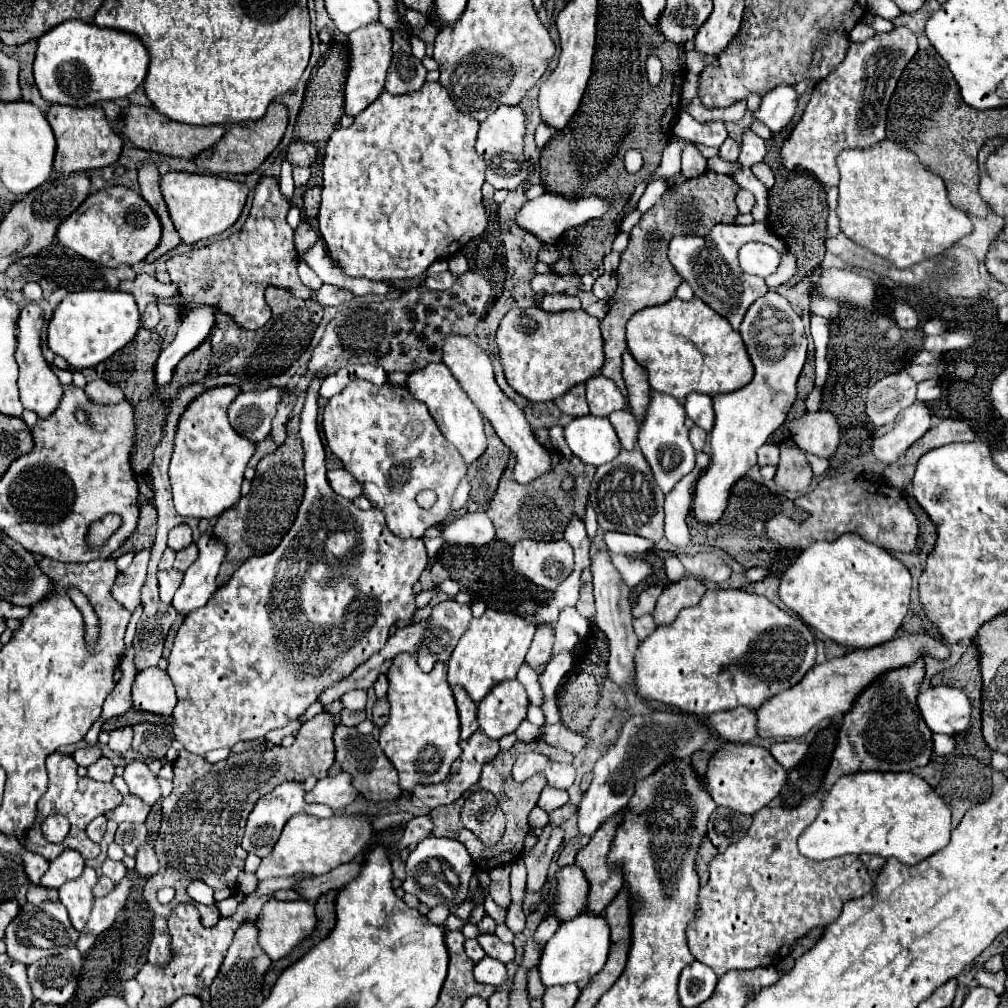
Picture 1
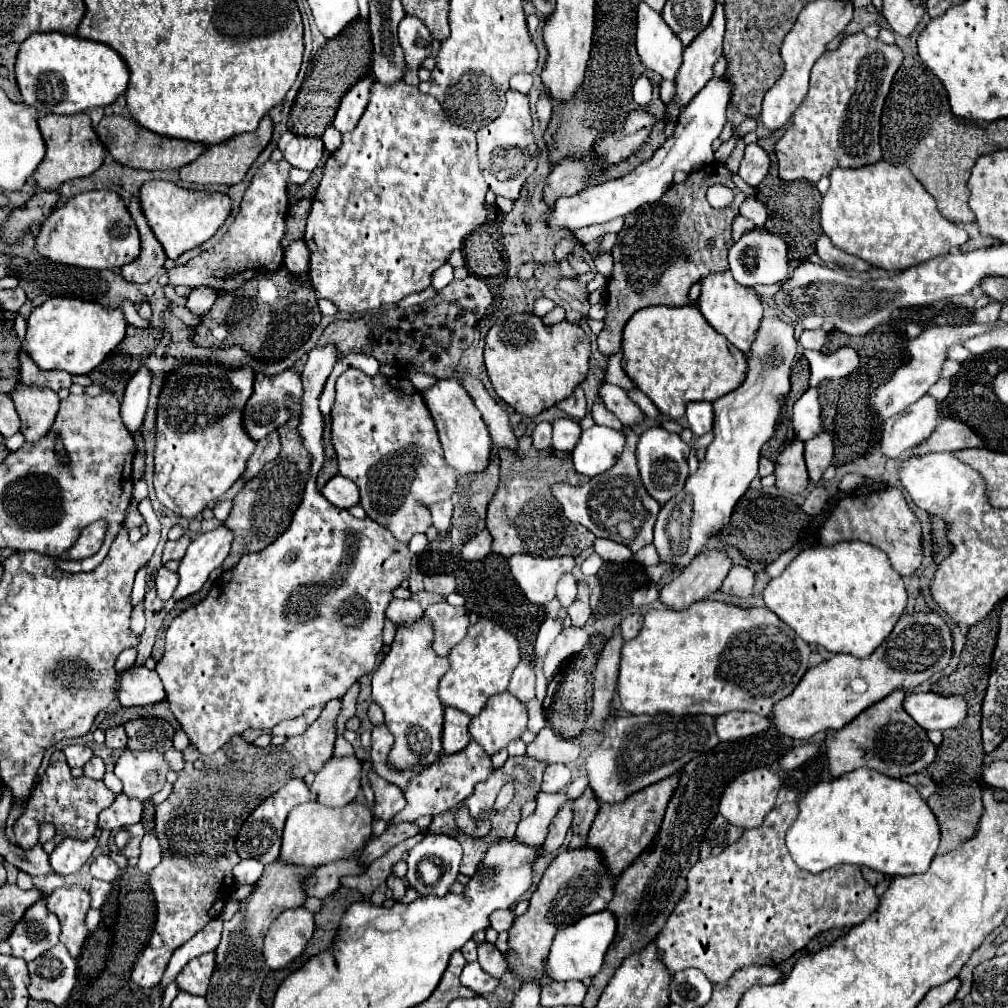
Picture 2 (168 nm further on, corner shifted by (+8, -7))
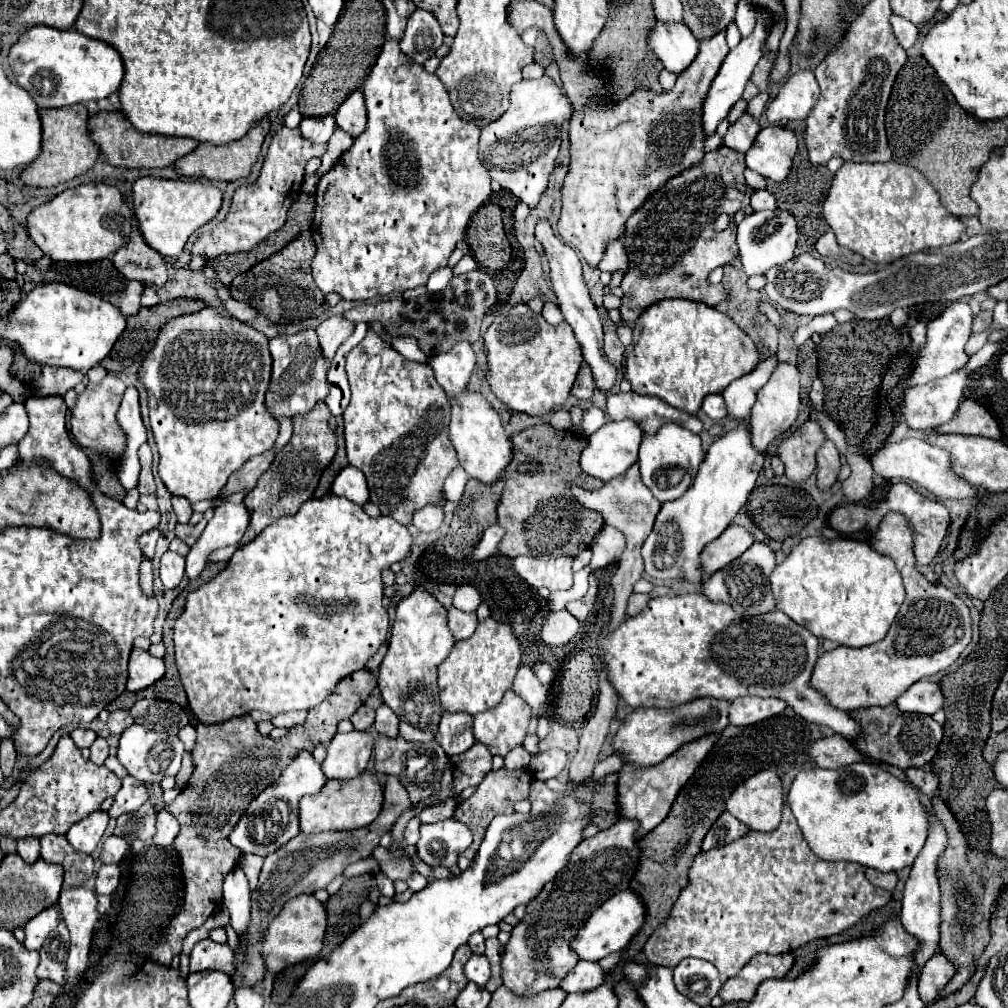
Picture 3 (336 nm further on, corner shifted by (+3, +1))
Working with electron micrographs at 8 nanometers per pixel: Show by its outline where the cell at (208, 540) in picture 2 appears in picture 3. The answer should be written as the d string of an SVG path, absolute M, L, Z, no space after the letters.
M224 503L214 511L214 517L208 521L206 529L198 537L198 541L190 547L190 553L186 555L186 577L196 579L204 567L208 565L208 557L212 551L236 545L246 527L248 527L250 515L246 507L240 503Z

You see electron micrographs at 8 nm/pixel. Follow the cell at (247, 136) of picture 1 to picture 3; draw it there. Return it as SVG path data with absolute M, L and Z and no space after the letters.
M264 117L260 123L256 123L256 127L252 127L252 131L248 131L248 135L244 135L244 139L238 139L236 143L228 143L224 147L214 147L210 143L200 143L196 147L196 151L192 151L190 155L178 159L174 163L174 169L178 175L186 175L186 177L206 177L210 181L234 181L234 179L242 179L250 175L252 165L258 159L262 141L266 137L266 133L270 131L270 119Z

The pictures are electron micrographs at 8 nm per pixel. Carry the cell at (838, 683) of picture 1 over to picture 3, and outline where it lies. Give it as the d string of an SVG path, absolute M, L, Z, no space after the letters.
M888 513L880 523L876 537L870 545L892 557L902 573L906 599L888 631L888 635L870 647L836 647L824 653L812 671L812 689L816 689L828 703L842 711L854 711L860 707L886 707L896 701L912 683L936 675L952 665L966 649L972 637L970 611L962 599L942 585L932 585L914 567L912 531L908 519L900 513Z

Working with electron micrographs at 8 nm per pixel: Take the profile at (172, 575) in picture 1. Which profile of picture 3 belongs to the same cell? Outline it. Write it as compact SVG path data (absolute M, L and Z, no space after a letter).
M166 551L160 561L160 579L166 589L176 589L184 577L184 557Z

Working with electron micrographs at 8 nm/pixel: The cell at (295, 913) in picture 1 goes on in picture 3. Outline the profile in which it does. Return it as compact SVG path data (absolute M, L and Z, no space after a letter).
M298 895L290 899L282 911L272 919L262 945L262 955L266 959L266 969L270 973L280 973L284 967L300 963L302 959L314 957L322 949L322 939L326 931L326 911L324 905L314 895Z

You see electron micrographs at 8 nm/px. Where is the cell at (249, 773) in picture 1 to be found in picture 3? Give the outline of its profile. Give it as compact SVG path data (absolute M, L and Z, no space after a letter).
M362 669L356 671L356 675L348 675L348 679L342 679L340 685L336 685L336 691L324 699L324 703L308 711L306 723L288 729L288 733L280 739L262 735L250 715L230 719L228 723L220 725L196 725L198 739L192 751L194 773L184 791L170 805L166 805L166 811L170 811L180 823L180 833L172 847L180 857L184 903L180 913L168 923L150 951L148 959L152 959L152 963L170 967L172 959L182 951L184 935L202 927L206 919L220 909L224 877L236 867L242 855L242 851L230 843L228 835L234 831L252 799L270 787L270 783L280 777L280 773L298 757L300 751L312 753L316 745L328 743L336 735L338 723L342 719L350 719L350 715L370 697L374 687L374 673Z

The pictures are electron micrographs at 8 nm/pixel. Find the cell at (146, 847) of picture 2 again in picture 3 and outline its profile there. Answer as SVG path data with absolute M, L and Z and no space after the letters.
M160 811L158 813L156 827L158 827L158 831L156 831L154 839L152 839L156 847L168 847L168 845L172 845L172 841L176 839L176 835L180 831L178 821L168 811Z

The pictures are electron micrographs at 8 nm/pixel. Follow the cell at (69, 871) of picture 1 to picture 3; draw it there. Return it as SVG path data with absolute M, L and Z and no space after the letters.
M96 811L88 819L82 819L76 825L72 825L66 833L66 839L72 845L72 849L80 853L92 853L106 831L106 825L108 825L108 815Z

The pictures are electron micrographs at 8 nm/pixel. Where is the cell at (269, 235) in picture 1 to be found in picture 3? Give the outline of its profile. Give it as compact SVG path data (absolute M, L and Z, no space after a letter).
M282 127L272 137L260 177L248 187L236 189L228 217L212 233L204 233L194 243L190 255L192 257L204 255L206 259L212 259L212 257L220 257L220 255L248 253L252 247L256 247L260 241L264 241L270 233L280 231L282 225L286 223L286 213L300 191L306 161L312 159L314 155L324 155L324 151L326 151L326 147L312 147L312 143L304 143L304 139L300 139L298 129Z

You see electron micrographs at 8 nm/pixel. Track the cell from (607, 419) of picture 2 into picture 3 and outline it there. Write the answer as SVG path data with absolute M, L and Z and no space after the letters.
M540 221L536 225L536 239L544 245L544 251L546 251L546 257L548 257L548 263L550 263L550 279L552 279L552 287L554 287L554 293L560 301L560 309L562 309L562 315L564 319L568 321L568 325L574 329L574 335L578 339L578 343L582 345L582 351L584 351L584 361L590 365L592 369L592 375L594 375L594 381L596 381L596 389L602 391L602 393L610 393L610 389L614 387L614 383L618 381L618 371L612 363L608 363L606 355L604 355L604 349L602 349L602 321L600 321L600 315L588 295L588 287L582 279L582 267L580 267L580 259L576 255L576 251L572 247L568 247L566 243L562 243L550 223L546 221Z

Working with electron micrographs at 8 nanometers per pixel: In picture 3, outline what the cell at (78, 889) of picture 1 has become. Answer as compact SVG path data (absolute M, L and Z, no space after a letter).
M86 887L64 889L58 897L58 907L62 911L64 923L70 931L70 951L68 951L68 985L64 993L70 991L88 965L88 951L92 941L92 931L98 921L96 893Z

